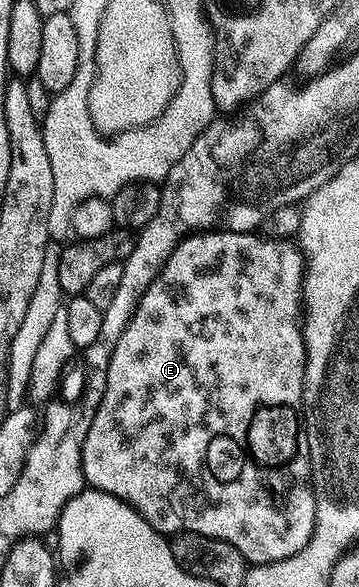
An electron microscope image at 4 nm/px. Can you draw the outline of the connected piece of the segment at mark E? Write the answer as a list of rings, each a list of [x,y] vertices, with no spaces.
[[[211,230],[200,234],[192,234],[185,238],[183,242],[168,256],[164,268],[152,280],[148,292],[140,300],[132,320],[128,320],[128,328],[120,336],[116,344],[116,352],[112,352],[112,364],[108,364],[108,384],[104,388],[104,400],[100,400],[100,408],[96,408],[96,416],[92,416],[92,428],[88,428],[88,436],[84,436],[84,448],[82,449],[82,471],[86,477],[86,486],[108,492],[120,500],[124,500],[128,505],[133,506],[134,510],[152,528],[156,528],[160,533],[173,536],[182,533],[183,530],[200,532],[200,536],[212,536],[216,540],[228,540],[240,556],[246,558],[247,563],[255,566],[266,566],[269,562],[279,562],[304,548],[314,531],[314,516],[316,514],[316,504],[314,503],[314,488],[310,481],[310,456],[308,454],[308,444],[306,443],[306,431],[302,425],[302,381],[304,380],[304,368],[306,367],[306,341],[302,338],[300,329],[300,305],[302,303],[302,275],[304,273],[304,259],[299,247],[293,241],[281,238],[261,236],[254,232],[241,234],[231,230]]]

